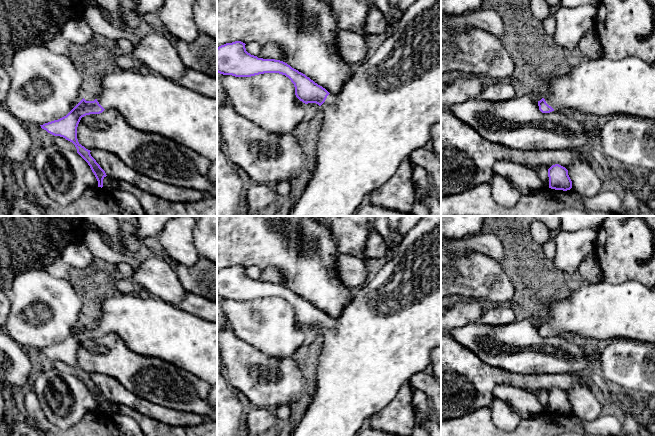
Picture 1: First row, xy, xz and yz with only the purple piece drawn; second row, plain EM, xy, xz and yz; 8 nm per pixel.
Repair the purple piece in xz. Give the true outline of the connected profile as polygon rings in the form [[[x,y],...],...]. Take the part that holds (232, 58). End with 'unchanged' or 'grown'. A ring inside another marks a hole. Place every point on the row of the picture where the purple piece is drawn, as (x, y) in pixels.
[[[416,0],[402,12],[394,28],[391,37],[353,71],[338,94],[330,94],[283,61],[251,55],[241,41],[217,48],[218,73],[235,77],[279,73],[291,80],[300,101],[320,106],[323,122],[314,148],[315,168],[288,216],[354,216],[363,198],[387,182],[411,152],[430,147],[431,128],[441,123],[441,0]]] | grown

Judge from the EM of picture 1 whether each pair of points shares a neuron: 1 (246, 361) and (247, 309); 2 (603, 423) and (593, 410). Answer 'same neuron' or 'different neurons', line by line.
1: different neurons
2: different neurons

